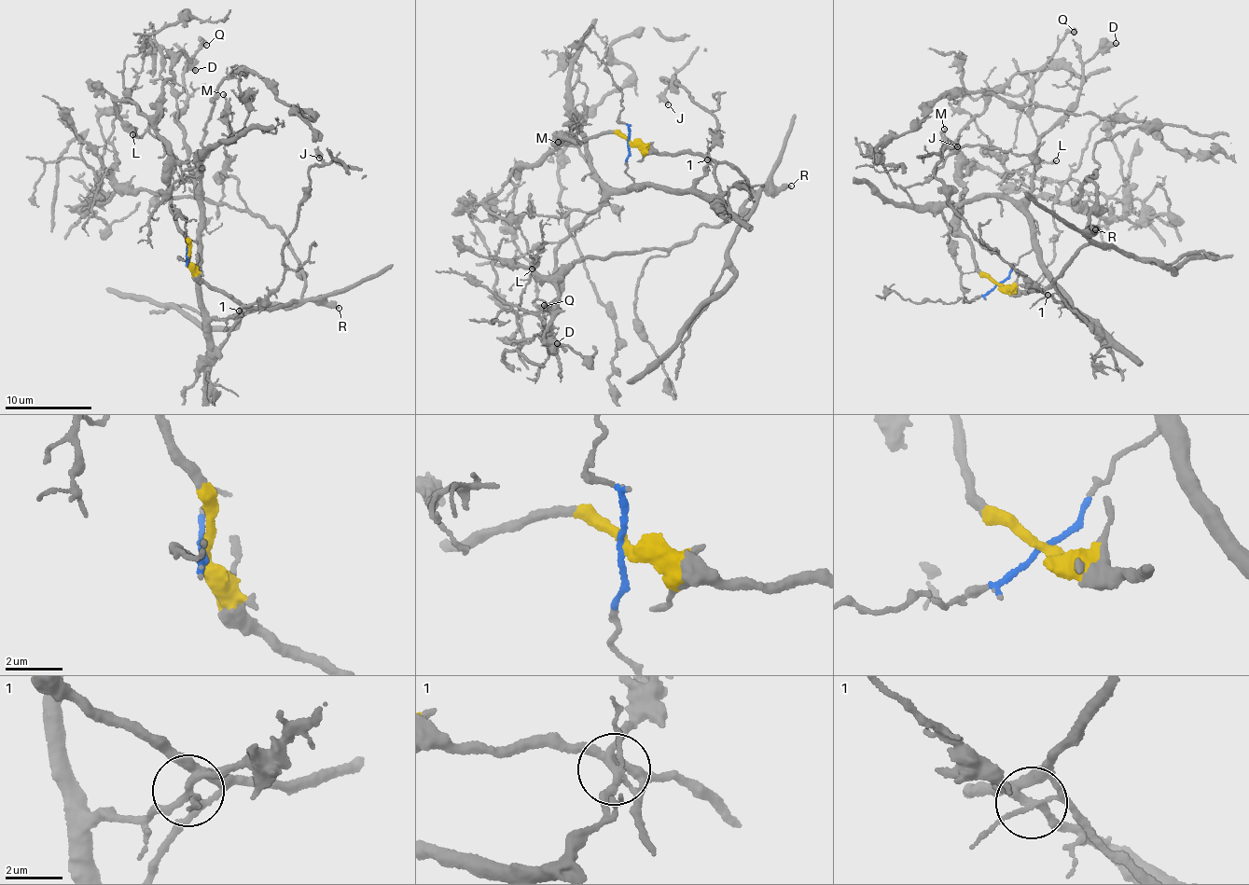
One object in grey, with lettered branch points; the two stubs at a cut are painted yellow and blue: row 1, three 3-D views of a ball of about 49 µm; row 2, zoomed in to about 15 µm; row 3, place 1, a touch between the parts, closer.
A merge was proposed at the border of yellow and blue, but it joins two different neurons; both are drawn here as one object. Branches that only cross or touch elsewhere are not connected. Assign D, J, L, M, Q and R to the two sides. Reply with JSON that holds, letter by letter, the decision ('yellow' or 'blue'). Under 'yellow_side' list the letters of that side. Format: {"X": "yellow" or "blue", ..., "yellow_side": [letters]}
{"D": "blue", "J": "blue", "L": "yellow", "M": "blue", "Q": "yellow", "R": "yellow", "yellow_side": ["L", "Q", "R"]}

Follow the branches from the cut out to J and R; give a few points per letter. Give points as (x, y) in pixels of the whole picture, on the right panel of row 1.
J: (998, 283), (1033, 250), (1067, 306), (1036, 291), (982, 244), (958, 212), (935, 171), (941, 152), (957, 146)
R: (998, 283), (1020, 291), (1044, 289), (1061, 274), (1098, 230), (1095, 228)

